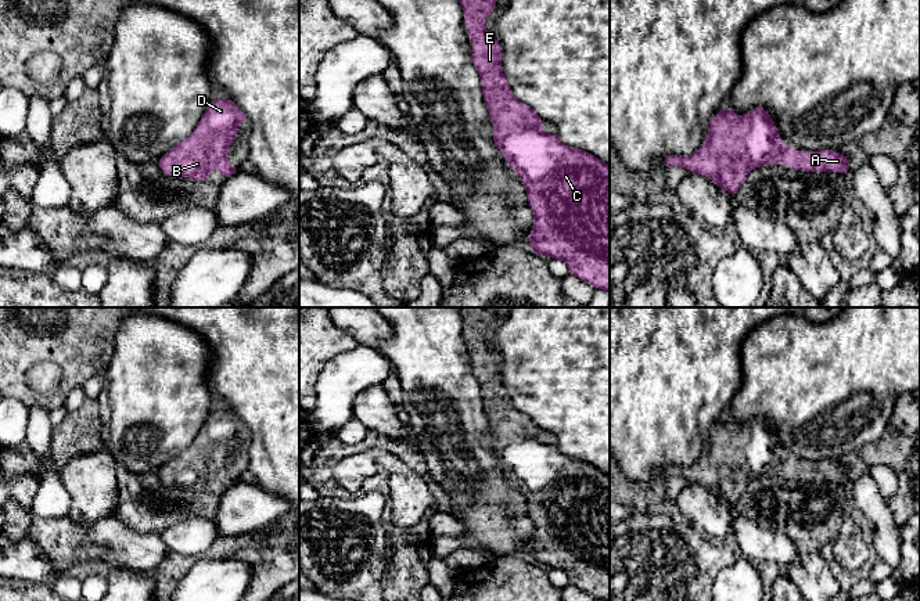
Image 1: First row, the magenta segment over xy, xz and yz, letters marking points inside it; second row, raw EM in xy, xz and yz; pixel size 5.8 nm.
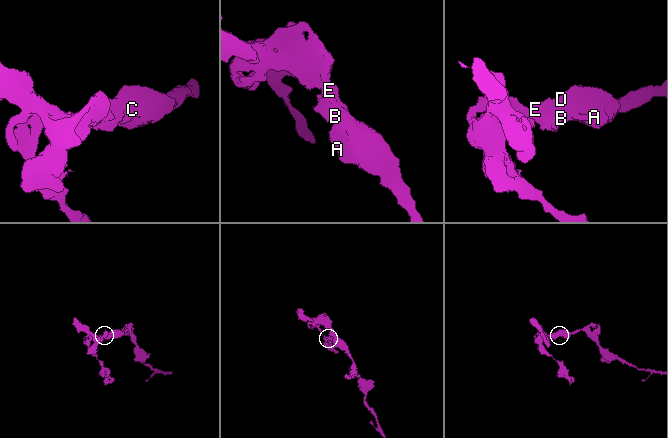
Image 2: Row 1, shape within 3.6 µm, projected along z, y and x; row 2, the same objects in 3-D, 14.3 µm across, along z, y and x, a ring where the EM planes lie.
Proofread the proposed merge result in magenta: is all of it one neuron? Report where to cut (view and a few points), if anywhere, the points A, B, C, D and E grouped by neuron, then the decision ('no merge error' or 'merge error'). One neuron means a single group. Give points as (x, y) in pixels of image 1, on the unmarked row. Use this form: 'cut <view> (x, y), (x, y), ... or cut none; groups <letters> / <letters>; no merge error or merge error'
cut none; groups A B C D E; no merge error

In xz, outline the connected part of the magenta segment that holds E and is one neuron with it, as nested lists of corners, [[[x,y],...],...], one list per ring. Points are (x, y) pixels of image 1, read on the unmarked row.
[[[459,307],[474,360],[471,371],[481,386],[484,410],[495,438],[493,453],[522,490],[535,525],[529,543],[533,564],[561,569],[575,587],[610,601],[610,475],[579,458],[564,456],[560,445],[540,442],[543,429],[518,411],[502,381],[502,356],[484,339],[497,307]]]

